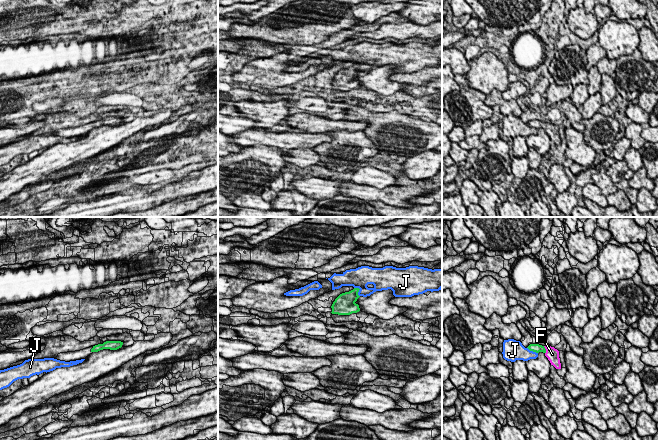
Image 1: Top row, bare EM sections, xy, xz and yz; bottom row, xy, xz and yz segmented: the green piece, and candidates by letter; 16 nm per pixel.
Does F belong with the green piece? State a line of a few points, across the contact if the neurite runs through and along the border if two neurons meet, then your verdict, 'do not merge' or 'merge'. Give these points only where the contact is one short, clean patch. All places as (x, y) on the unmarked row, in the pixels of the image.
line yz (537, 124), (545, 126), (552, 130); merge

